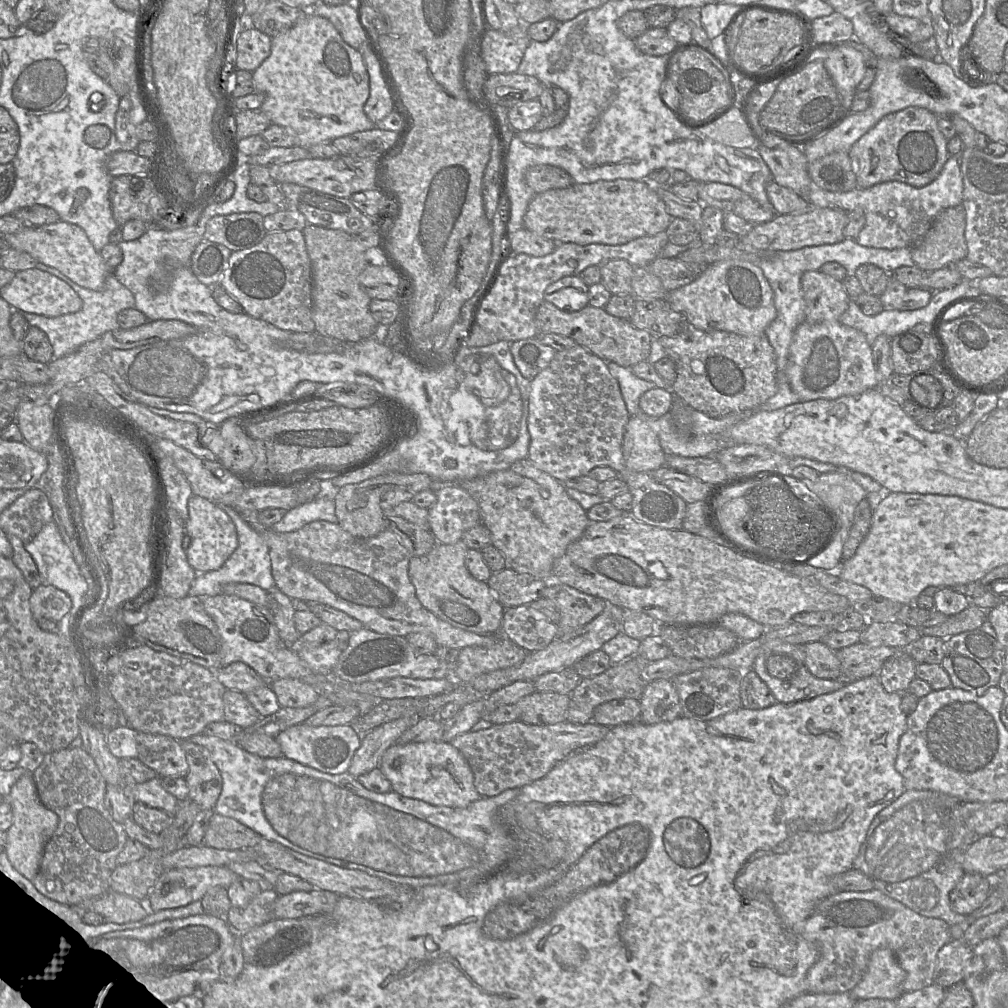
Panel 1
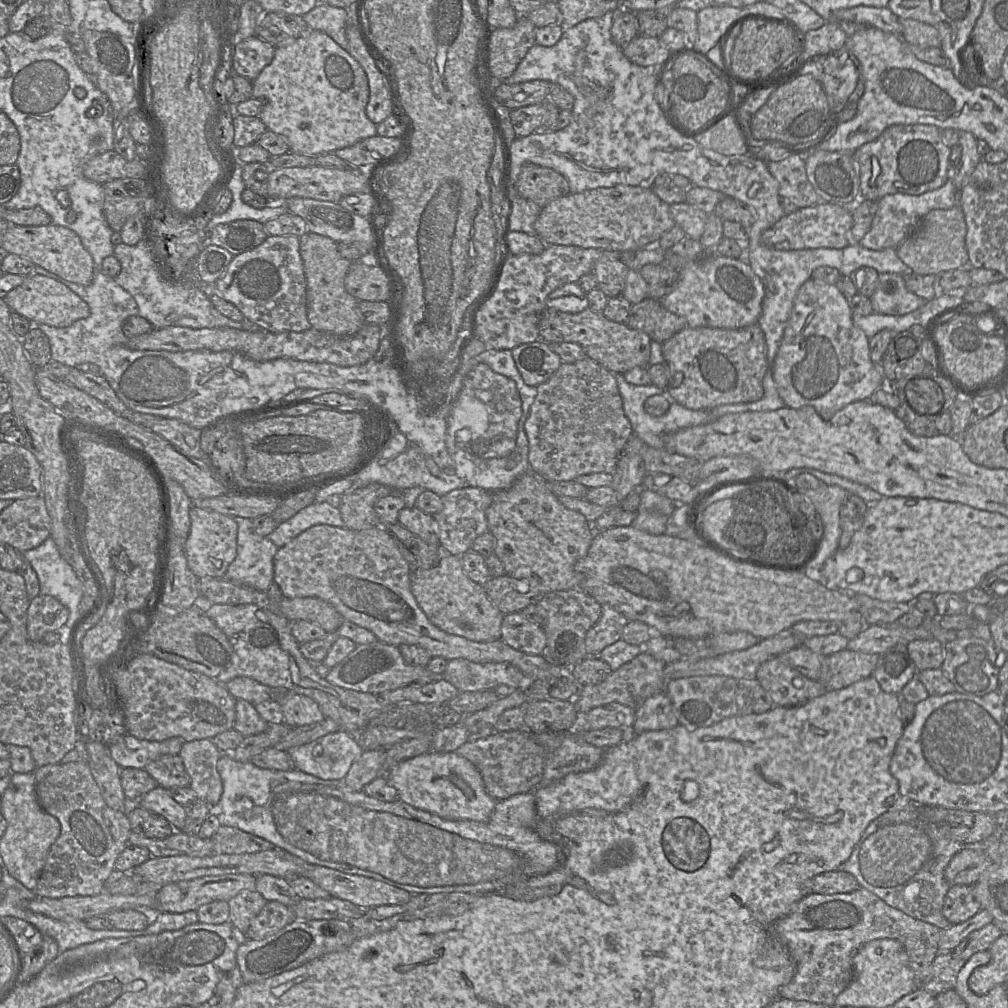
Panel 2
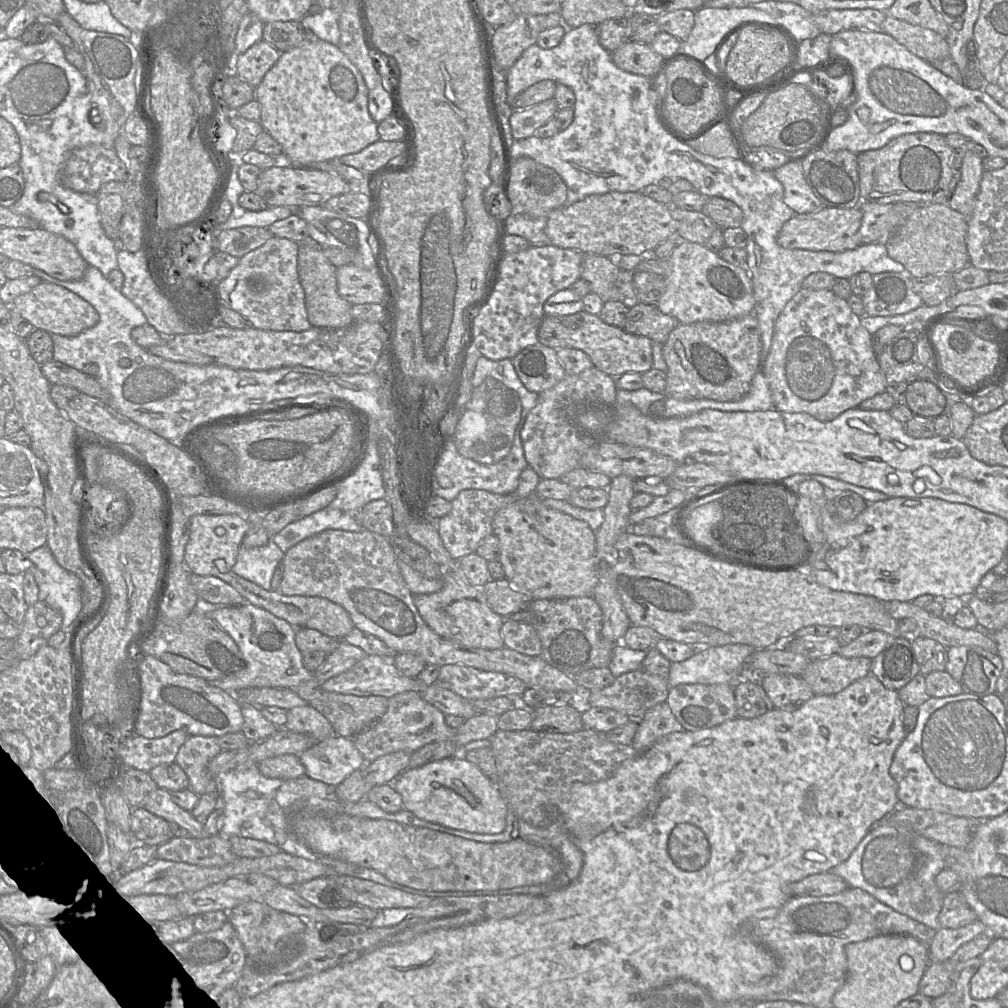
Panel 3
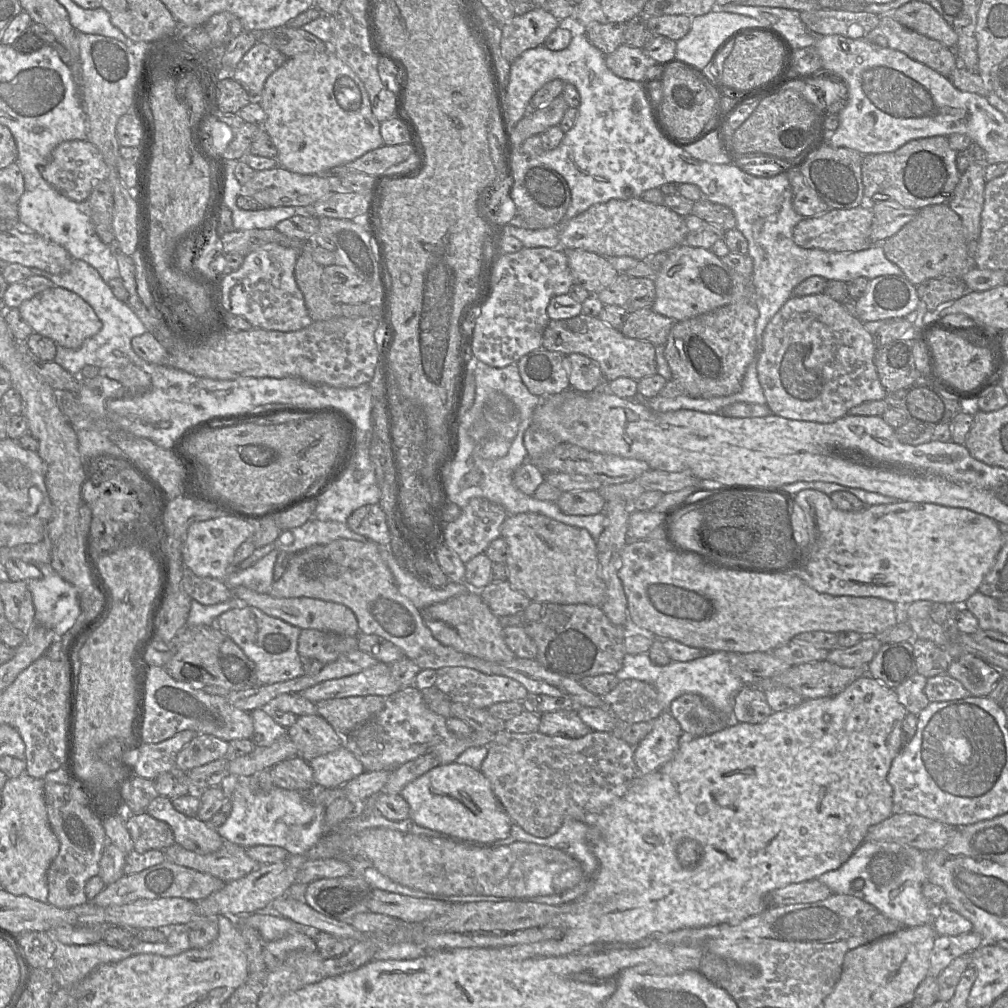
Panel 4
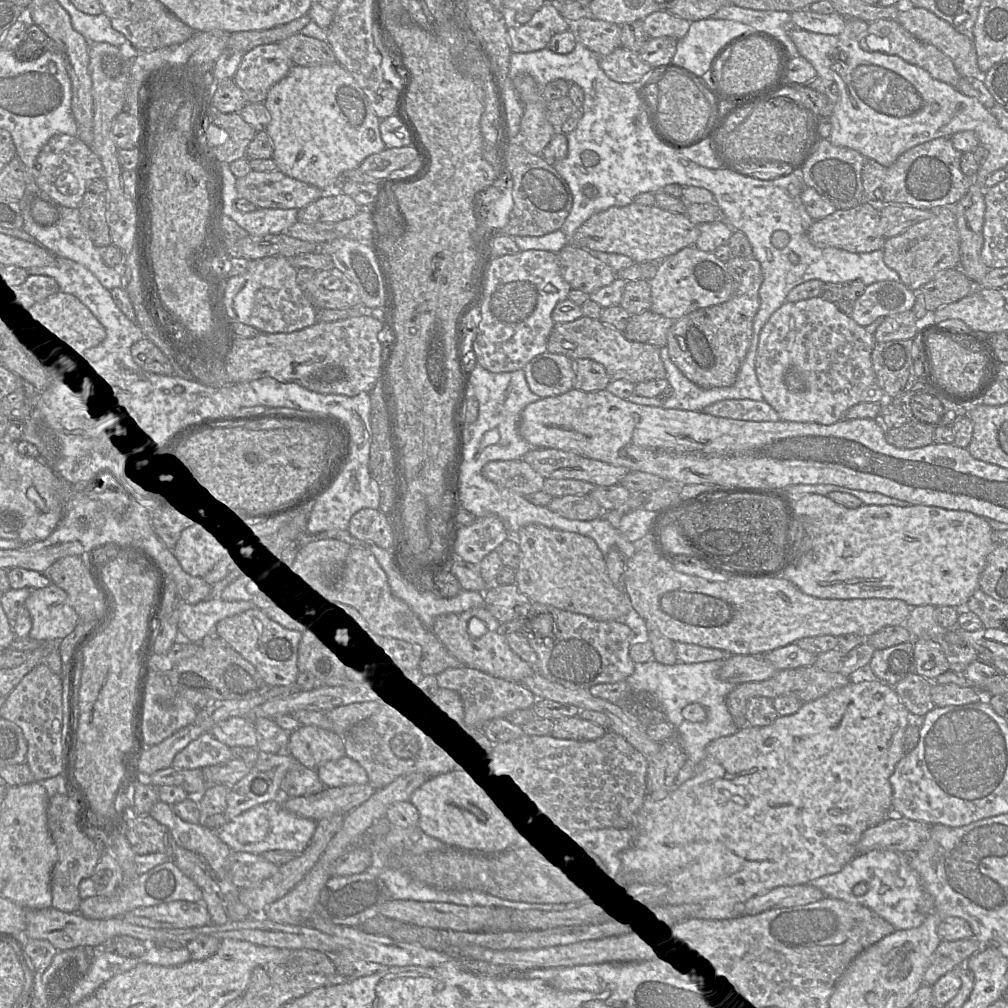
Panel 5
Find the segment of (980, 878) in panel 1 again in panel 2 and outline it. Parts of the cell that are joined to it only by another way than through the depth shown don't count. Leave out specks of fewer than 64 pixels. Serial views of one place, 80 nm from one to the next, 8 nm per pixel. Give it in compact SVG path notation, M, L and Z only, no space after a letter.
M953 885L946 893L943 916L952 924L962 923L981 910L973 885Z

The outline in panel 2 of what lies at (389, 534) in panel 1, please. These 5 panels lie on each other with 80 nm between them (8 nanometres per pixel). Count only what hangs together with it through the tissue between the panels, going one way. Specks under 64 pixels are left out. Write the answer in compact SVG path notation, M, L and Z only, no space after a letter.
M319 524L312 526L307 529L286 545L281 548L278 548L277 553L274 556L274 581L278 584L281 589L284 597L286 598L298 598L298 597L317 597L322 599L323 601L331 604L335 607L335 609L343 616L344 619L355 623L358 626L368 629L371 631L379 641L384 642L386 644L394 645L400 647L401 645L409 644L409 645L417 645L424 648L431 657L442 657L447 661L463 658L475 663L497 663L497 662L508 662L518 669L525 675L526 681L533 681L538 679L547 679L551 677L560 677L564 674L566 670L559 666L555 666L550 664L543 655L532 655L516 650L506 644L502 639L498 639L491 642L476 642L469 639L466 639L461 636L449 634L444 632L443 630L436 627L432 624L423 610L418 605L410 584L410 564L403 558L398 547L396 546L392 536L388 532L385 527L375 526L365 530L351 530L346 527L339 528L330 525Z

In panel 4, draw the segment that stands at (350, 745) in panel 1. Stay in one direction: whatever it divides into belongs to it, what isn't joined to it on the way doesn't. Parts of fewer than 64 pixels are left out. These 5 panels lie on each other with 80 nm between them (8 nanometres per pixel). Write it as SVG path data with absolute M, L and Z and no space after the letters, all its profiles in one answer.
M346 745L314 758L309 765L316 785L323 788L342 787L365 771L362 763Z

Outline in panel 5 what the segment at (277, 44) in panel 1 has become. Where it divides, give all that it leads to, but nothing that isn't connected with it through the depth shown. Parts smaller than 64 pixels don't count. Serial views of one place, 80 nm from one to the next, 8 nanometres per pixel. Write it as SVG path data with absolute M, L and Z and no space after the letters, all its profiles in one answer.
M338 62L333 65L313 67L293 65L288 74L270 88L264 101L264 105L270 117L270 121L265 131L273 142L274 150L272 159L275 161L277 169L291 178L316 186L322 191L334 189L337 186L338 177L343 172L357 169L368 156L379 153L386 148L380 134L379 125L381 120L373 112L365 93L356 80Z

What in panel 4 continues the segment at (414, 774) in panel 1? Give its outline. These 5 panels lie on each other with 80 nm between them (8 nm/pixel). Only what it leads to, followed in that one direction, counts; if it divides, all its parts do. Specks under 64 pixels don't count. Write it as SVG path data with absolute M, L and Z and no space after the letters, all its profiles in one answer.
M438 764L407 784L400 794L408 803L410 818L419 826L445 833L470 844L489 844L508 837L512 821L480 770L459 764Z

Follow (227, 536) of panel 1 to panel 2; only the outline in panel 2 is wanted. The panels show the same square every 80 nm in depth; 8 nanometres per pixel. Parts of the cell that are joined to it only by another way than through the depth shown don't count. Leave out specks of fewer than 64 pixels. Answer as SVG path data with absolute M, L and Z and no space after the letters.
M192 506L189 512L190 532L184 543L189 569L197 578L224 579L228 566L237 552L238 525L230 516Z

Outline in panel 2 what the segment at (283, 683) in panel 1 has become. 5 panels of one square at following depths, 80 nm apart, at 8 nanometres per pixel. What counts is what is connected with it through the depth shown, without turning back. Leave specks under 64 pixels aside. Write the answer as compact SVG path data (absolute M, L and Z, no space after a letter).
M297 693L282 705L282 712L284 723L291 728L319 722L325 718L313 699Z

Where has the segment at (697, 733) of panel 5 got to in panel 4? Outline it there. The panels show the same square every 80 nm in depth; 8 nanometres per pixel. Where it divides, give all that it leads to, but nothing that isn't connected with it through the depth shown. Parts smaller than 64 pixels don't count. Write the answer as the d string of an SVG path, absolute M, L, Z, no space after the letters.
M714 651L707 656L687 662L671 661L664 666L654 664L648 653L635 655L626 653L623 666L615 675L620 681L637 679L654 686L666 711L669 711L671 702L677 697L685 693L694 693L702 696L713 708L723 714L728 720L727 726L738 722L734 718L735 698L745 683L732 672L731 654L725 651Z

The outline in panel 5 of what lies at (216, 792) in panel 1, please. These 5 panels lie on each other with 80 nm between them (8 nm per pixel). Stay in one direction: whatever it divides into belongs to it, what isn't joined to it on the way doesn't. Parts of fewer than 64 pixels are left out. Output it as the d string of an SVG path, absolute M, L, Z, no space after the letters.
M211 733L201 735L178 753L173 761L176 769L204 769L234 759L232 749Z

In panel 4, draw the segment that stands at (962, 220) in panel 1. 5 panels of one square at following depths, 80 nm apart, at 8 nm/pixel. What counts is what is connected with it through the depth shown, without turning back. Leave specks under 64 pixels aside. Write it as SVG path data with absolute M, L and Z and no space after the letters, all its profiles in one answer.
M947 203L920 209L916 217L882 242L886 258L896 264L914 285L943 276L962 277L974 265L967 251L961 218Z

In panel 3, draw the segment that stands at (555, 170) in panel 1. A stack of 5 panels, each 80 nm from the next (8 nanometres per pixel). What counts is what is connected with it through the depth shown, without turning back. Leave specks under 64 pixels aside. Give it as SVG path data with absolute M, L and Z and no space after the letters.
M520 157L512 161L506 195L511 203L512 215L547 218L553 210L566 205L567 186L553 169L529 157Z

